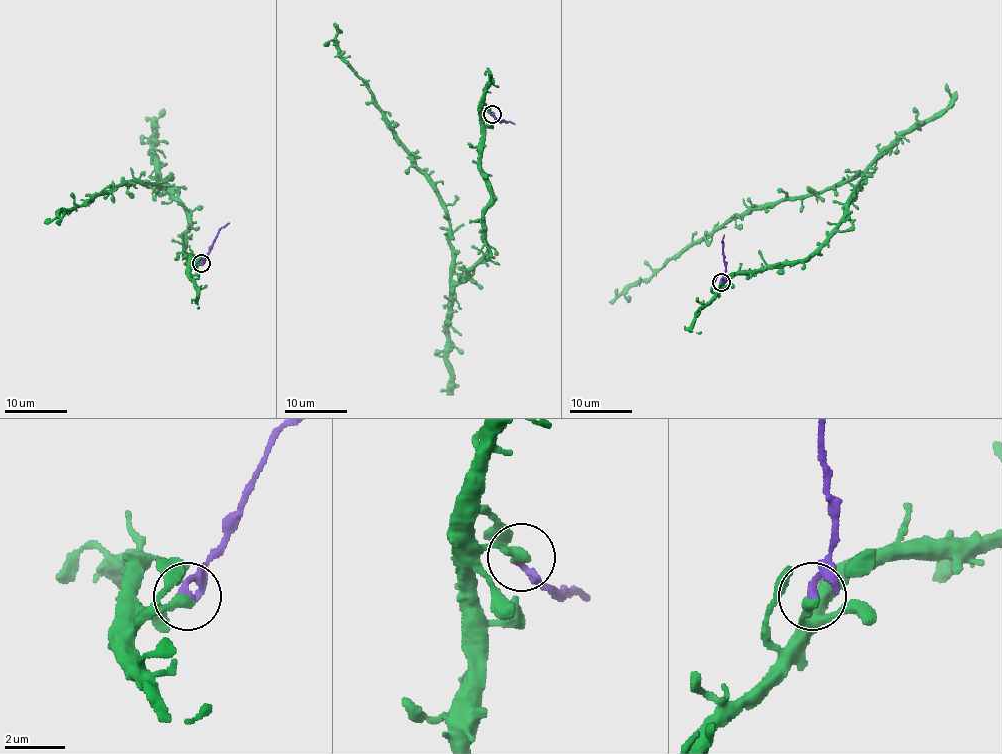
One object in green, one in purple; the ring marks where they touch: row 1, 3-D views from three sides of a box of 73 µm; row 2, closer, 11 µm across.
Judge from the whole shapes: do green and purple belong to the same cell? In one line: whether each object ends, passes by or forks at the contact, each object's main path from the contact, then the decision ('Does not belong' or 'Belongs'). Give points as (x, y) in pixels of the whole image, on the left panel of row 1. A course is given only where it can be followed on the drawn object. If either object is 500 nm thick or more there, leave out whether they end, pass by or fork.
At the ring green ends. At the ring purple ends. Course of green: (201, 263), (184, 258), (192, 259), (188, 209), (159, 178), (101, 191), (56, 221). Course of purple: (201, 263), (208, 247), (229, 223). Does not belong

